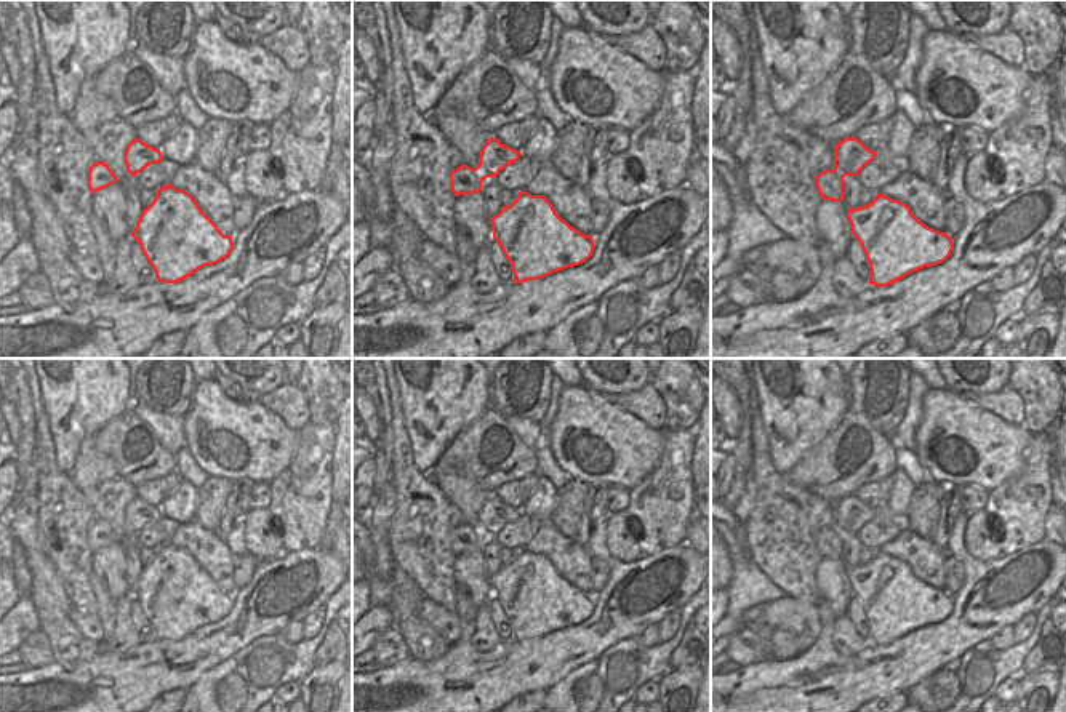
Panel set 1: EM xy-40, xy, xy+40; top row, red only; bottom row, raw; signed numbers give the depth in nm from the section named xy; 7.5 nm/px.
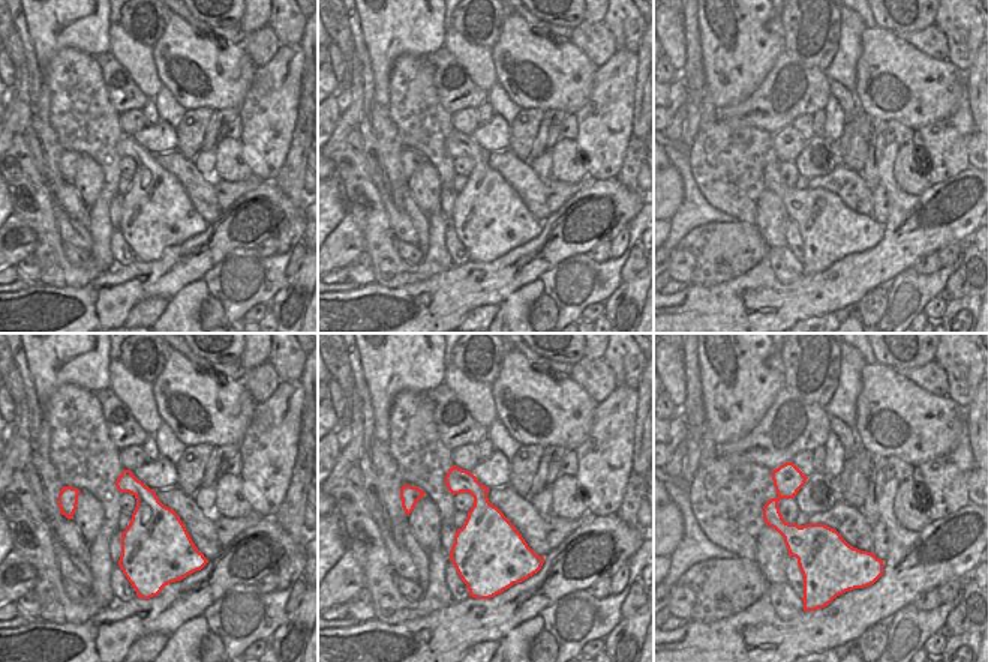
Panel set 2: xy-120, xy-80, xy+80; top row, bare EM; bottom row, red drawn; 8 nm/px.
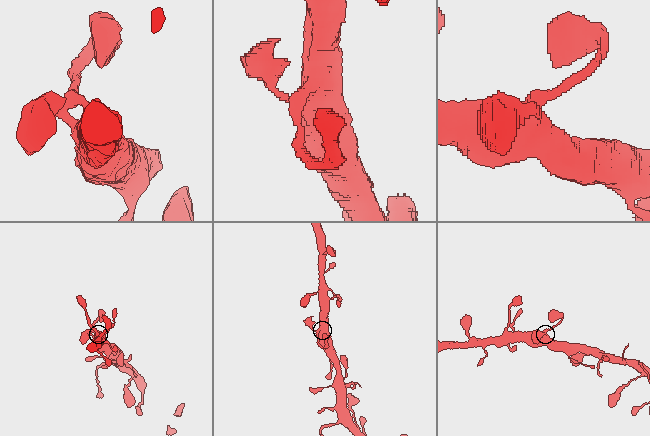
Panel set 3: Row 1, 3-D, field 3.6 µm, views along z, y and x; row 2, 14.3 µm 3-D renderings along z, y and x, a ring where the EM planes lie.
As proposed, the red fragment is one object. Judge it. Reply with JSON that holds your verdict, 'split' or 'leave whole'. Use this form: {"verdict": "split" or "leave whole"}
{"verdict": "leave whole"}

